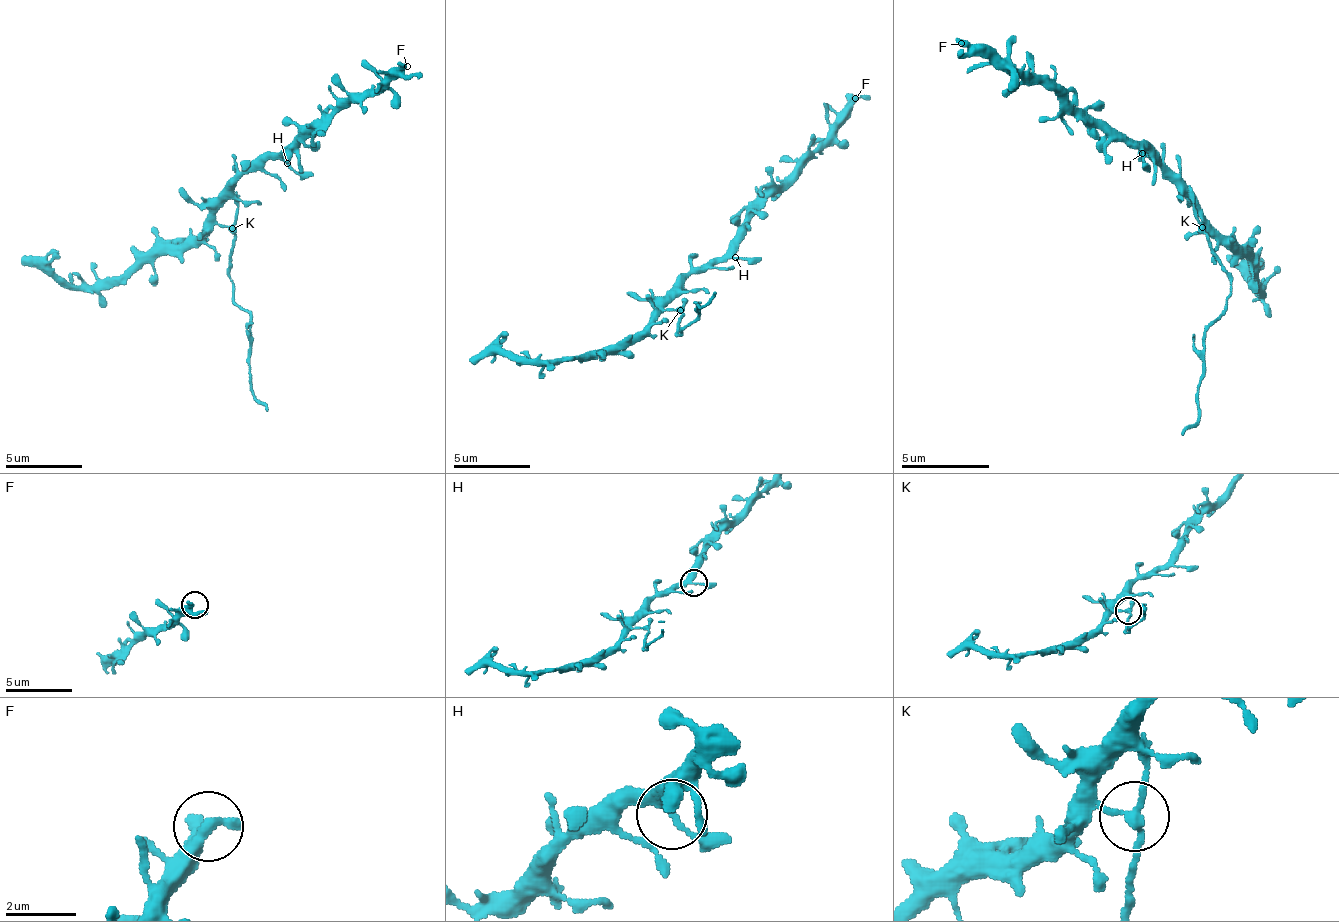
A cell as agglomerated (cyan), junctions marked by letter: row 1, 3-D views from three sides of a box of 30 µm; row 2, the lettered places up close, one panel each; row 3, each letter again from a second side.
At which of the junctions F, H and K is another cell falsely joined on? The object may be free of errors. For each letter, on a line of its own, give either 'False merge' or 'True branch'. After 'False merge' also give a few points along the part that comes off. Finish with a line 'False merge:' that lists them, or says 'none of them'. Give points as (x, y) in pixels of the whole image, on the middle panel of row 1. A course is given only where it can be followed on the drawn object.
F: True branch
H: True branch
K: False merge. Course of the part to remove: (681, 311), (677, 334), (681, 334), (697, 307), (716, 292)
False merge: K

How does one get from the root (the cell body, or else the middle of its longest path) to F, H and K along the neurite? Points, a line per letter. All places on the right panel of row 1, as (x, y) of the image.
F: (1168, 175), (1133, 140), (1089, 127), (1049, 87), (1023, 83), (1005, 65), (975, 56), (961, 43)
H: (1168, 175), (1146, 149), (1142, 153)
K: (1168, 175), (1190, 197), (1194, 206), (1194, 219), (1203, 228)

